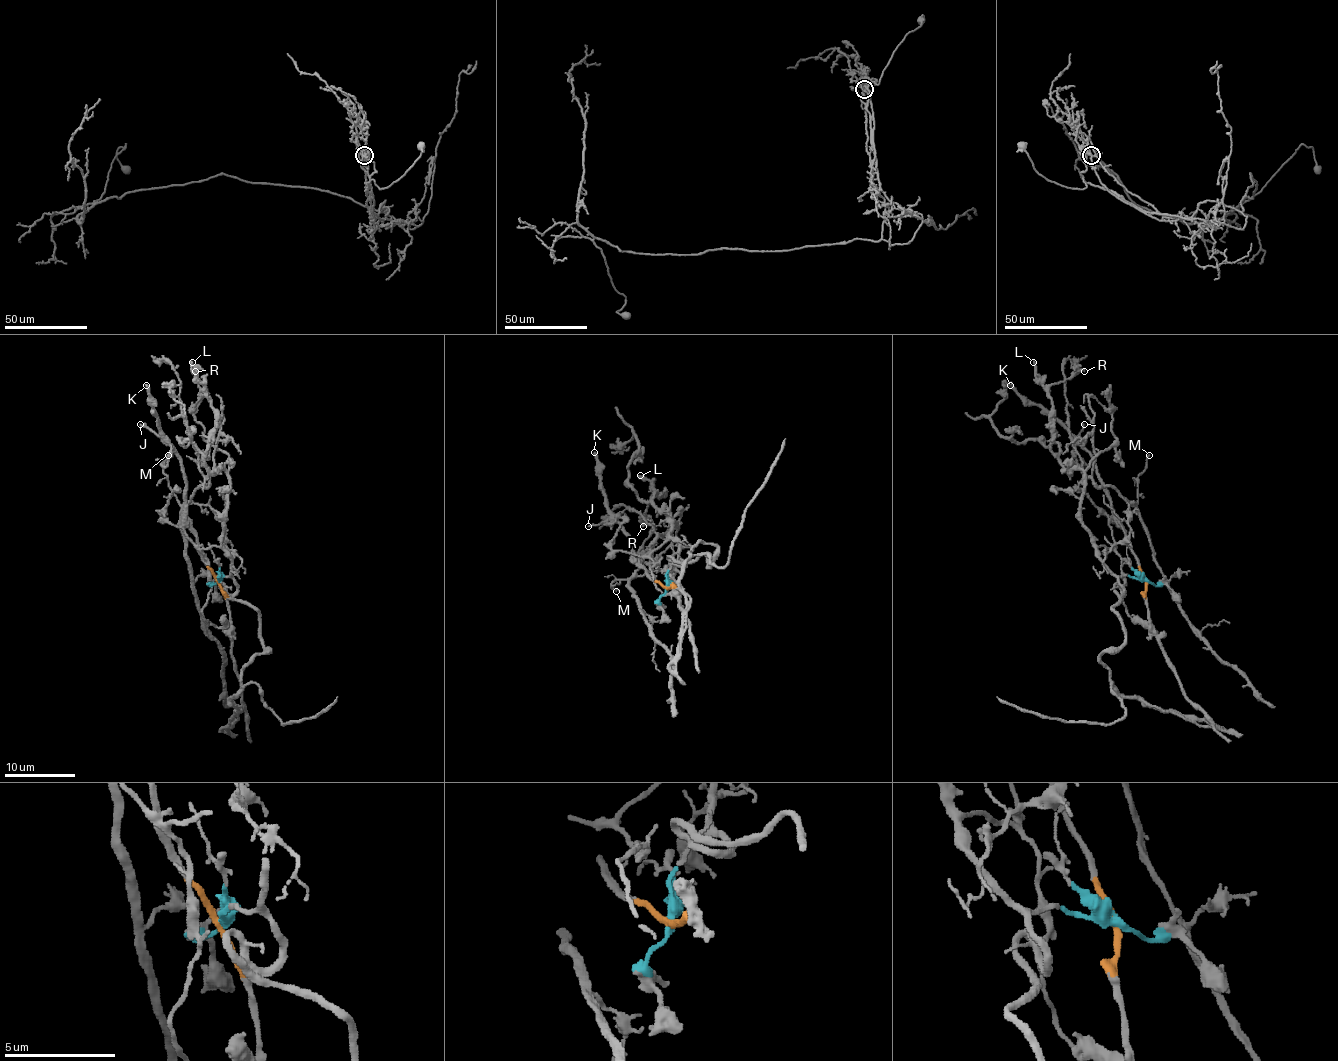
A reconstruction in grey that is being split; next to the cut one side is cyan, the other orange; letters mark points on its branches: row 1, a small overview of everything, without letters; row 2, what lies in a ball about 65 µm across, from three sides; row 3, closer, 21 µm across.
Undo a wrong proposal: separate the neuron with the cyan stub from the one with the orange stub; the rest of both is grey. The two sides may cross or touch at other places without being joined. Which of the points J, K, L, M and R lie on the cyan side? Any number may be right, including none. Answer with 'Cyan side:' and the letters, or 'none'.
Cyan side: L, M, R

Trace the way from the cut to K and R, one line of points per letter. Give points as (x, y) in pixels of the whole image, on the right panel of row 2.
K: (1146, 580), (1093, 458), (1051, 416), (1037, 405), (1029, 405), (1009, 386)
R: (1146, 580), (1116, 575), (1104, 563), (1081, 521), (1083, 472), (1067, 470), (1051, 451), (1050, 387), (1085, 372)

